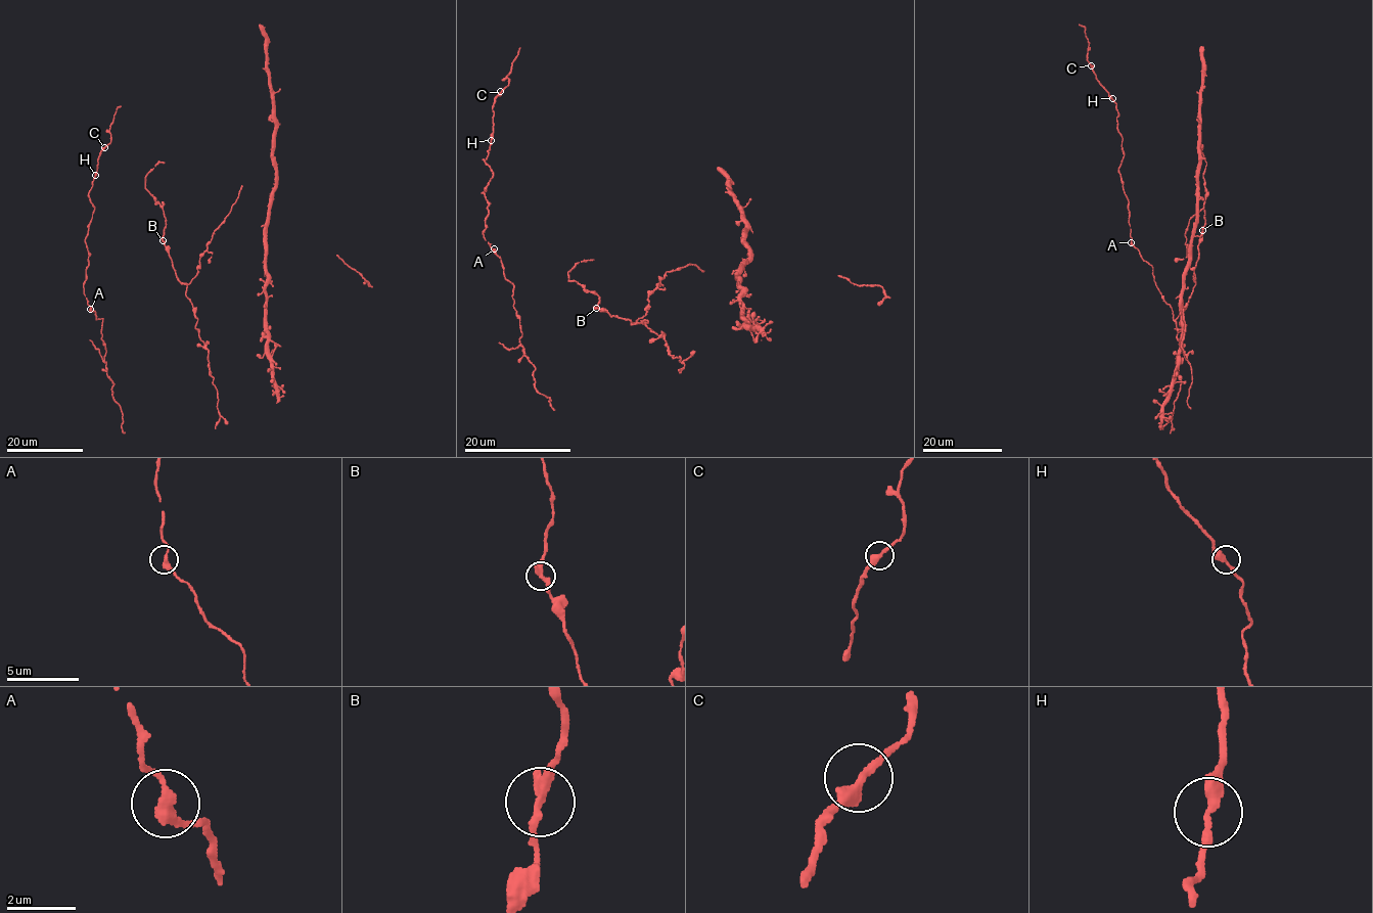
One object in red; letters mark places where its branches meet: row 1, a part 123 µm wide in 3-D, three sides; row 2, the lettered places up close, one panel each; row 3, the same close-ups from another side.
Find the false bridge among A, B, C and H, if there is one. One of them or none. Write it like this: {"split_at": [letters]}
{"split_at": []}

